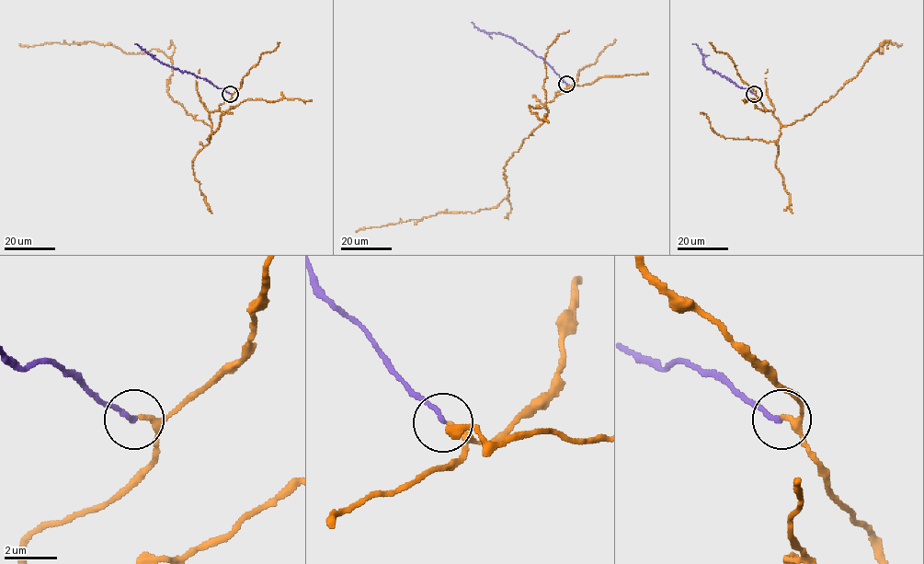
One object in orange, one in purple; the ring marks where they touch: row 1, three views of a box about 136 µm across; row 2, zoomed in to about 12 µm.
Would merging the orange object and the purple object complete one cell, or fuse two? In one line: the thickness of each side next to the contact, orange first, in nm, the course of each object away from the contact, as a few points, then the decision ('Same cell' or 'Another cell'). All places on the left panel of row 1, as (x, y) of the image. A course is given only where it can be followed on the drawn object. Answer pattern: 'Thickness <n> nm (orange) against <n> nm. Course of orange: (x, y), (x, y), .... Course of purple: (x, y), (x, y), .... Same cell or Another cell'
Thickness 200 nm (orange) against 190 nm. Course of orange: (230, 93), (210, 114), (211, 126), (167, 93), (172, 62), (160, 51), (126, 53), (90, 41), (18, 44). Course of purple: (230, 94), (206, 80), (163, 64), (135, 43). Same cell

